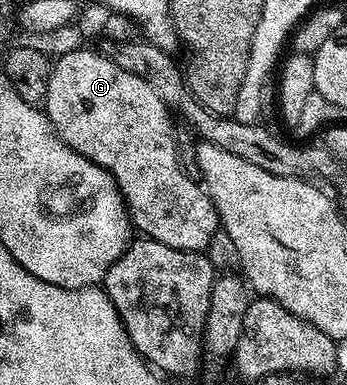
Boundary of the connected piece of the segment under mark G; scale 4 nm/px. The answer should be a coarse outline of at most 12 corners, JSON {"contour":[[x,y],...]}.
{"contour":[[80,47],[45,112],[109,171],[144,238],[198,253],[220,232],[179,161],[172,110]]}

